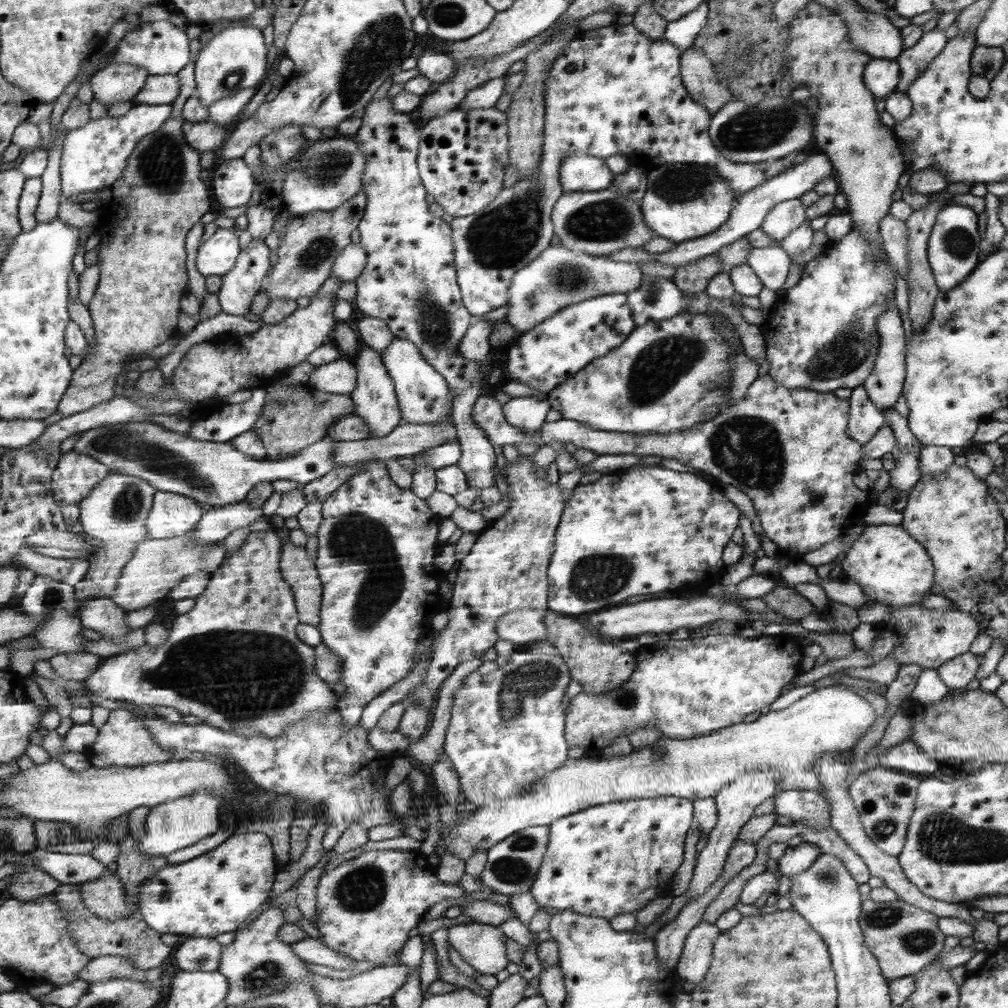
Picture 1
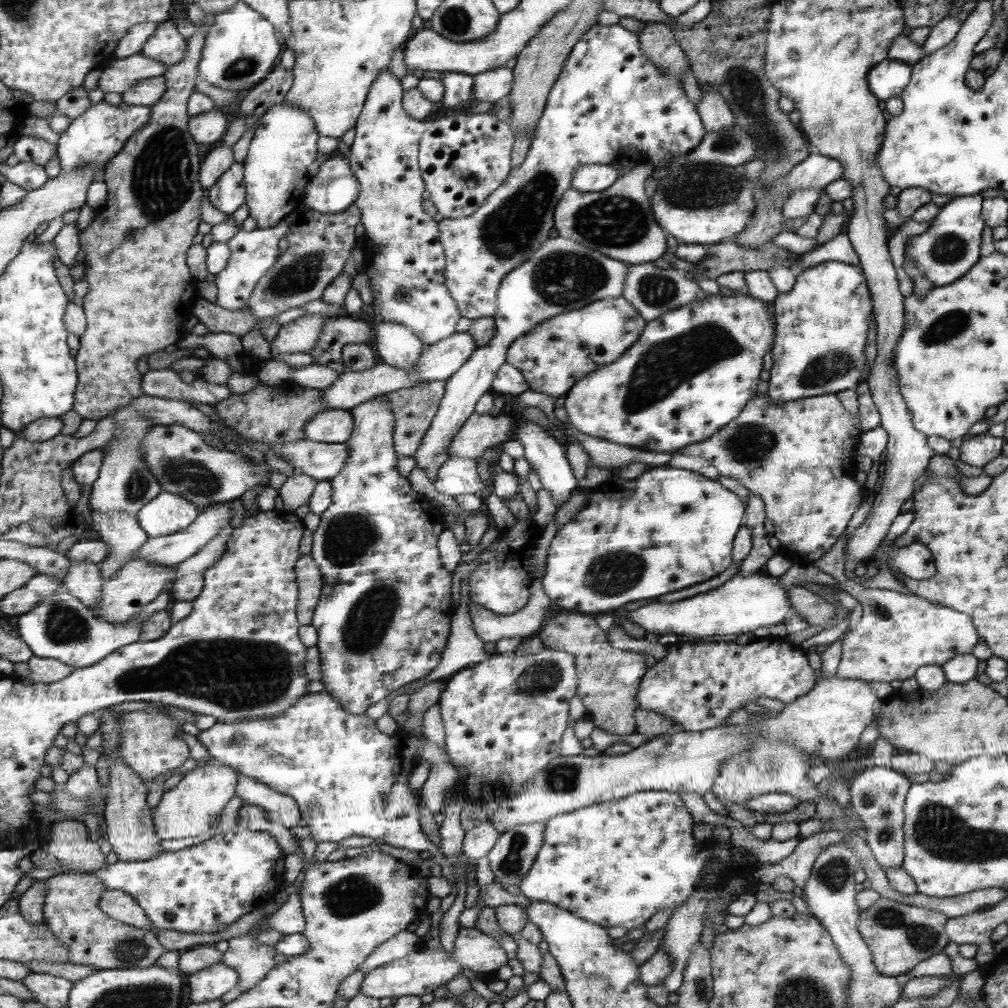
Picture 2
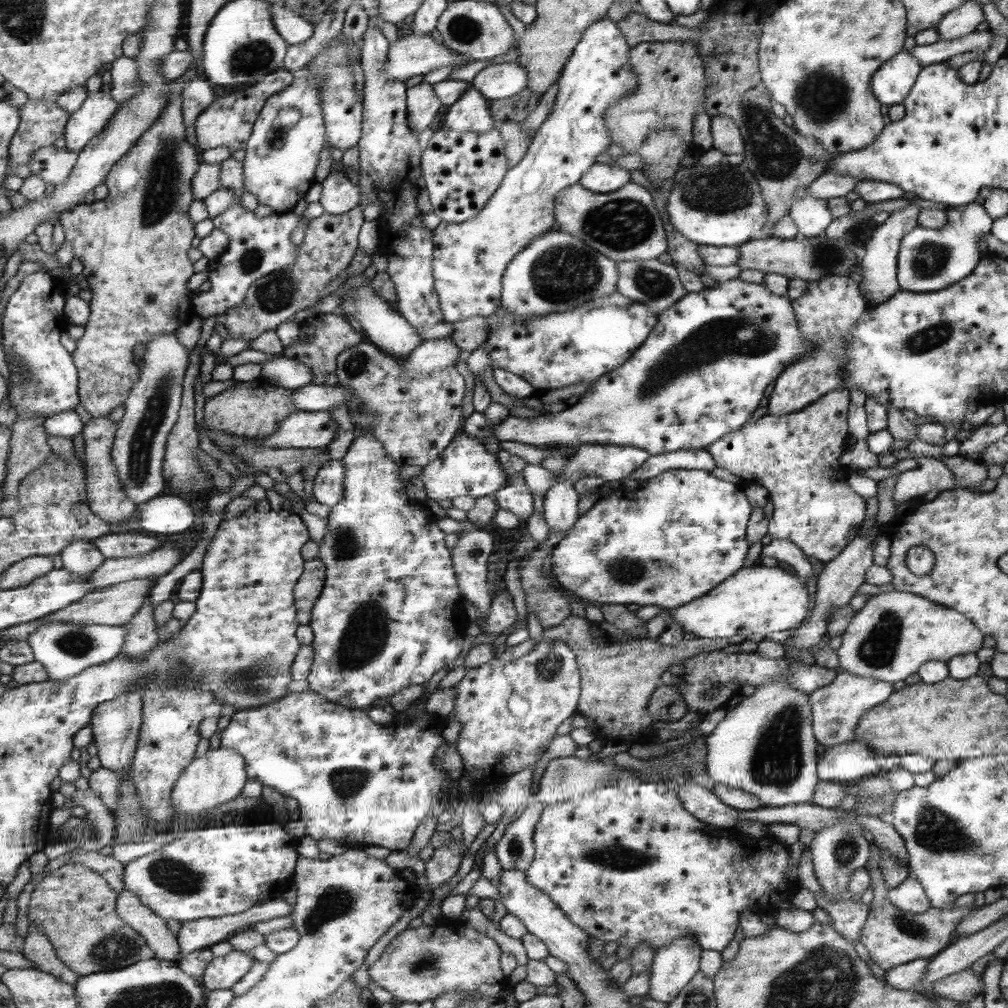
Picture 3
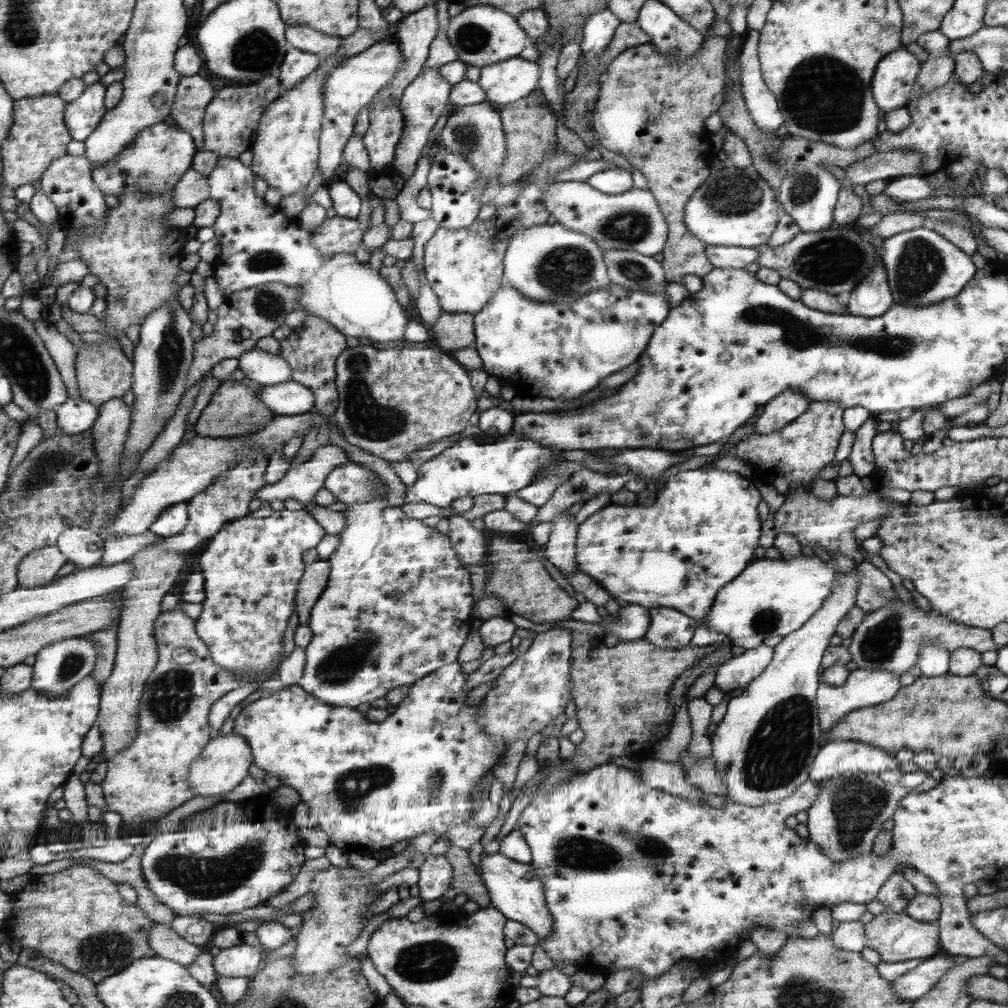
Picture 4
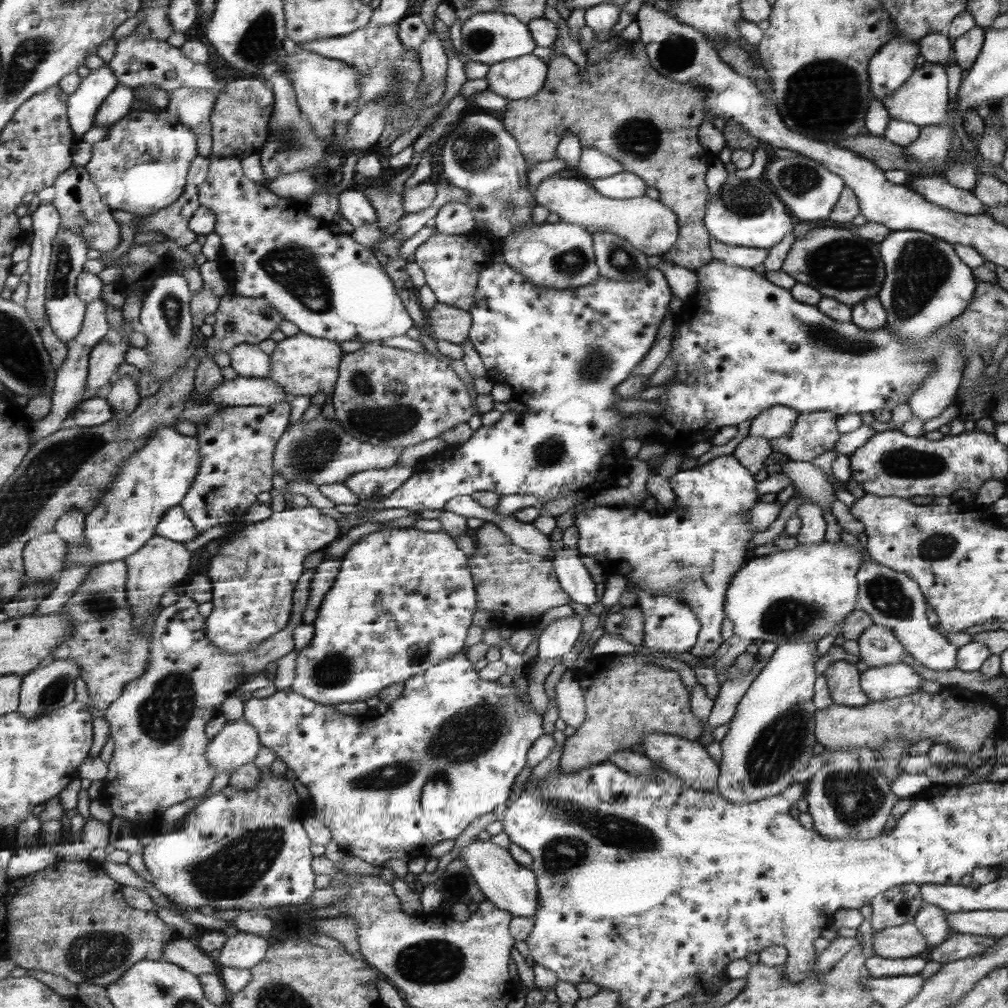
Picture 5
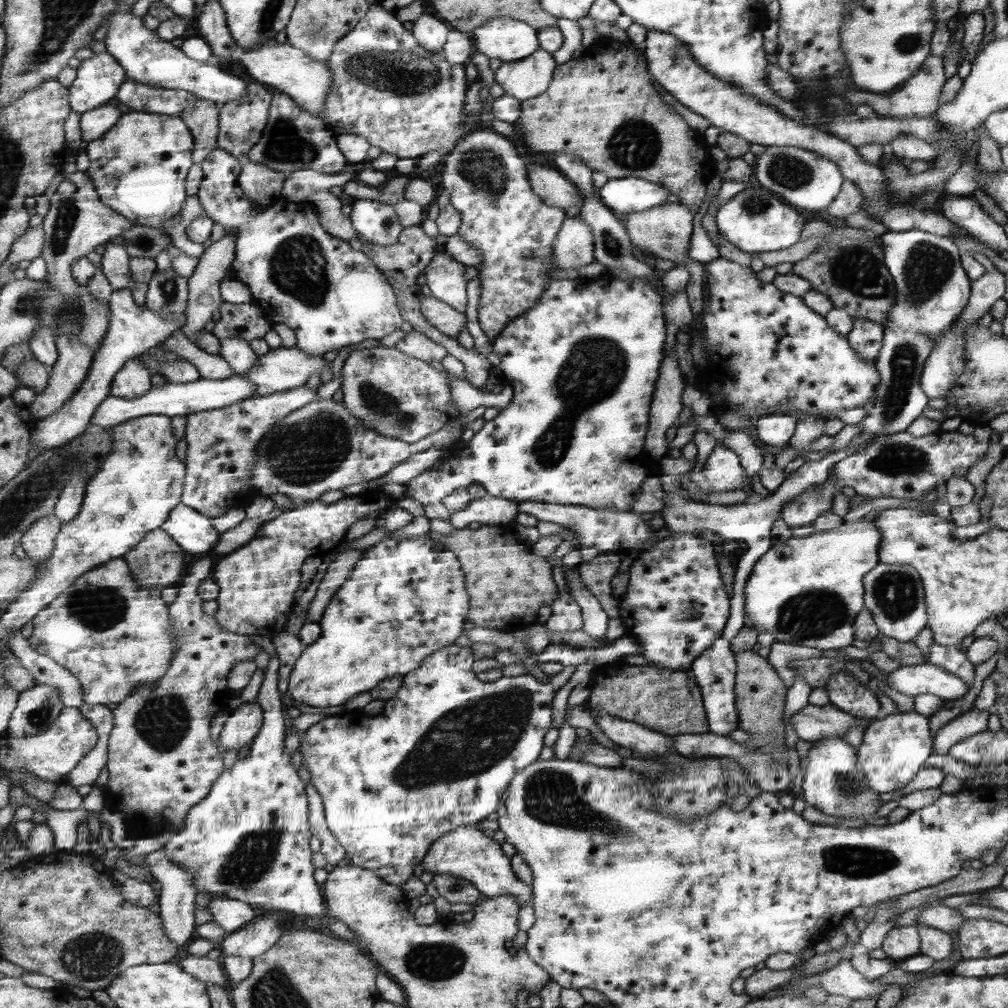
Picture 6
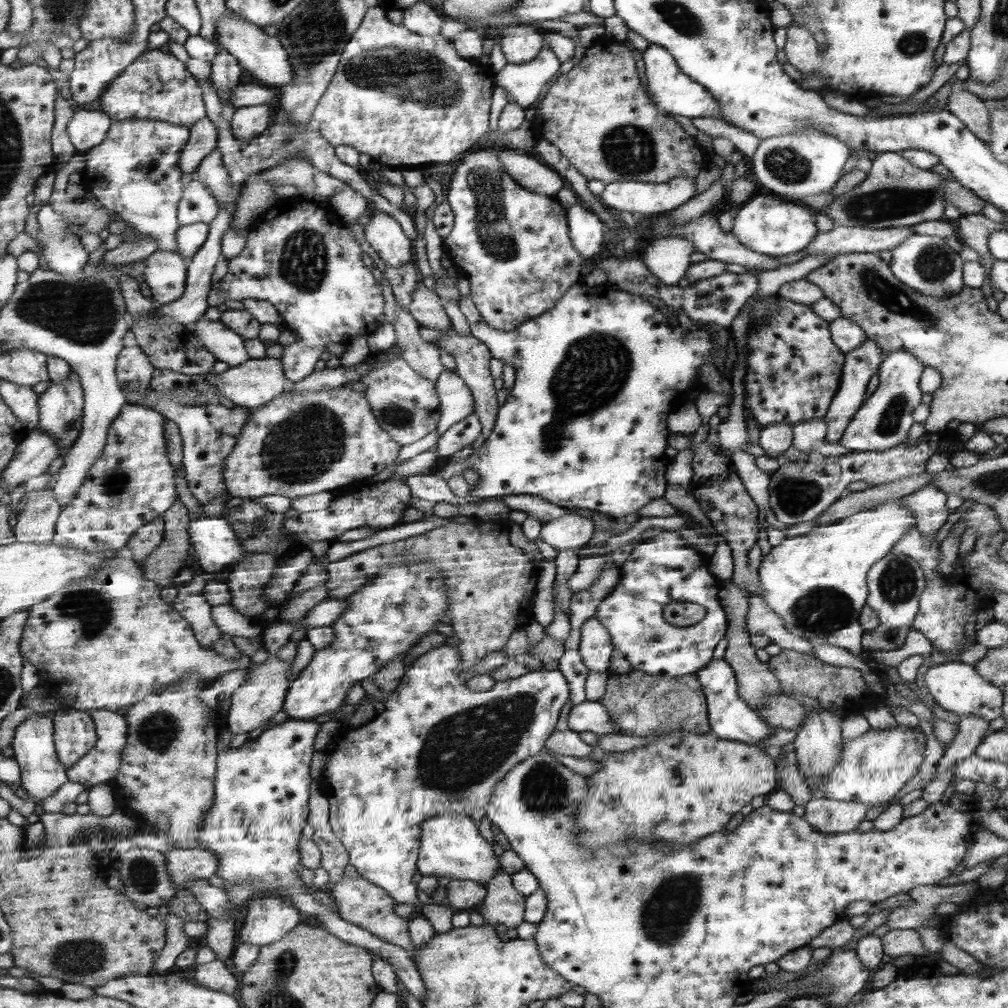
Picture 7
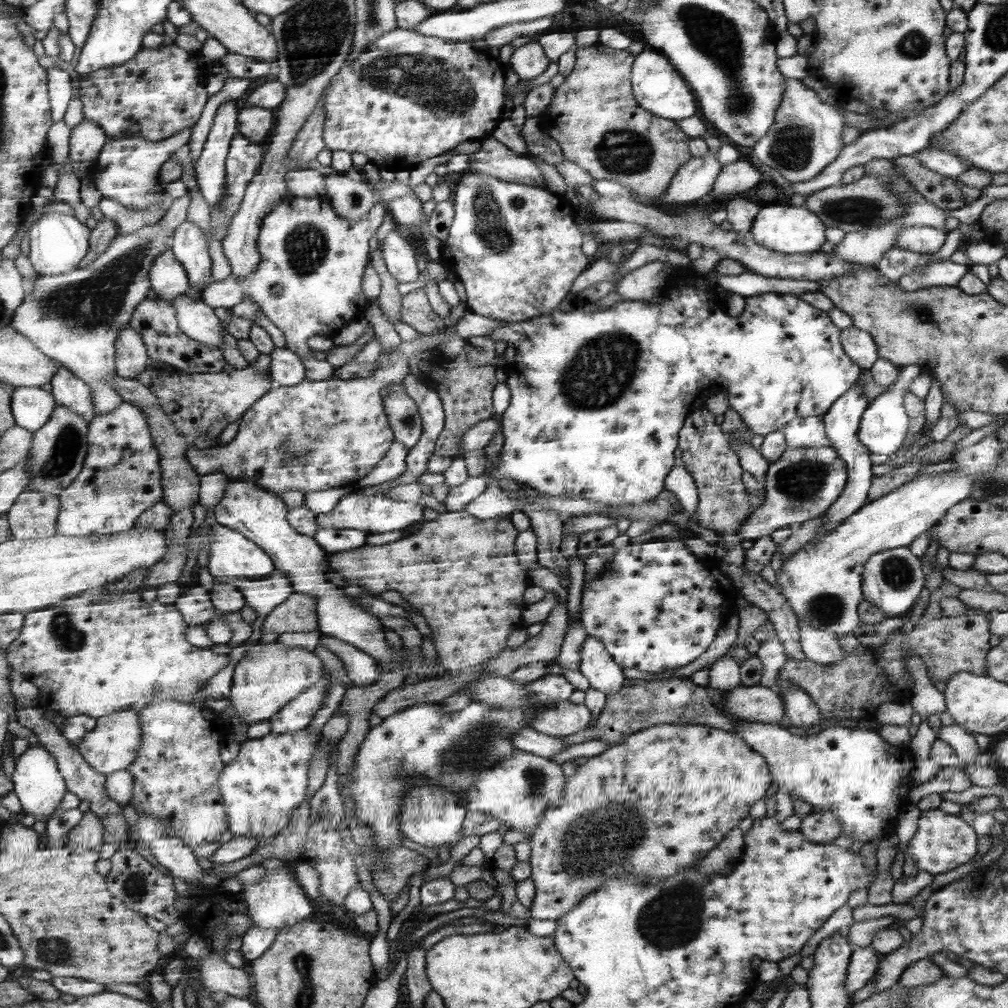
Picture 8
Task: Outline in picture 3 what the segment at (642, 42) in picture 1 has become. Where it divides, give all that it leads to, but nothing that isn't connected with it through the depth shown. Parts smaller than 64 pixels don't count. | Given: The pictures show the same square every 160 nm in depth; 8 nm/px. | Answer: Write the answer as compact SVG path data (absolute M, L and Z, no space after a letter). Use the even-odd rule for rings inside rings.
M610 19L594 22L574 46L556 81L556 93L547 118L534 132L522 161L506 171L501 185L482 211L470 220L451 224L440 221L433 228L434 289L438 293L443 320L448 323L463 321L473 316L491 317L501 306L502 276L506 266L517 253L532 241L550 231L554 221L554 199L569 186L578 184L582 176L595 164L595 158L611 146L613 138L606 127L606 108L627 96L636 87L636 74L630 63L630 46Z

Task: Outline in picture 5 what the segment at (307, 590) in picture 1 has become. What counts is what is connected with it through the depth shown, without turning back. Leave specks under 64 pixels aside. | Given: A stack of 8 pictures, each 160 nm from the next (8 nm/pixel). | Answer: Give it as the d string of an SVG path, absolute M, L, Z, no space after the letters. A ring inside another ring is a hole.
M341 557L325 558L315 568L309 583L309 596L307 606L302 612L302 623L312 624L318 616L319 605L322 604L323 597L334 584L335 577L341 566Z

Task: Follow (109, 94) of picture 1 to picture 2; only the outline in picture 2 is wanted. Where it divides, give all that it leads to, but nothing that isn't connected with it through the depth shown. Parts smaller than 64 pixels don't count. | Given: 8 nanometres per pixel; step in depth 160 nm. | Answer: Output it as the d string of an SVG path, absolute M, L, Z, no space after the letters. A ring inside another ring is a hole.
M141 53L124 59L116 59L110 65L102 67L98 88L105 94L117 92L122 95L140 80L165 75L167 69L169 68L164 62L147 58Z

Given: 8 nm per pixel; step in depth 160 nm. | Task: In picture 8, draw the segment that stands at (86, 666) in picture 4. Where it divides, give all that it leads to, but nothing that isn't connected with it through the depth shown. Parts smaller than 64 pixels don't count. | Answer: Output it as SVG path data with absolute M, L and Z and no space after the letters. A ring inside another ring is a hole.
M39 741L30 744L26 751L15 760L15 771L12 776L15 784L14 792L22 800L24 814L33 816L47 815L50 817L52 812L55 812L61 806L61 800L69 792L67 784L65 784L65 780L63 780L63 776L59 772L59 764L57 764L55 756Z

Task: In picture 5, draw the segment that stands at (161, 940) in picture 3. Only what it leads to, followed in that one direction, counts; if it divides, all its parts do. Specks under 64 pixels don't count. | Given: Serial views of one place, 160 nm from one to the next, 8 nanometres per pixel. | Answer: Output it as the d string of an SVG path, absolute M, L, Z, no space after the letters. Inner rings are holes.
M179 936L167 946L164 958L196 976L198 974L217 972L217 970L213 970L211 960L205 954L201 954L199 946L195 948L190 941Z

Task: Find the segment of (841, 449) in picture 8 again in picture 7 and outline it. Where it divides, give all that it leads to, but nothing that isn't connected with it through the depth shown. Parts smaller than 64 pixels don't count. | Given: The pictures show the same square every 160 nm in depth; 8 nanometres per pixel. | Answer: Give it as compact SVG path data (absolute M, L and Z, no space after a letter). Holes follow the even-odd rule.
M865 337L853 350L846 352L845 364L841 370L841 384L838 386L837 392L830 400L830 406L826 410L822 420L827 425L824 440L826 443L837 443L850 418L854 416L855 411L859 408L863 400L863 394L865 394L865 387L867 381L875 371L878 370L879 364L884 359L881 347L876 345L869 337Z

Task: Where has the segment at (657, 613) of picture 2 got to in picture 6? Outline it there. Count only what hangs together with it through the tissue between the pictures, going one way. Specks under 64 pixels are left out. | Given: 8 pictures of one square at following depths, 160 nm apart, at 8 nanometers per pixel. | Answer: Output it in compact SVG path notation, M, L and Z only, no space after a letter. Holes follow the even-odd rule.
M867 517L861 518L857 523L847 525L843 523L839 528L832 528L831 530L814 530L809 536L805 538L795 538L791 536L787 541L782 543L774 543L771 548L757 559L753 565L747 580L745 581L742 597L743 597L743 614L749 617L746 626L751 627L757 633L767 632L773 636L776 642L782 642L791 645L801 645L809 648L817 648L819 651L825 650L839 650L842 647L851 646L854 640L853 627L851 624L854 618L858 616L859 612L864 608L864 594L862 577L869 573L875 565L879 563L878 550L880 546L881 534L879 534L877 523L868 520Z

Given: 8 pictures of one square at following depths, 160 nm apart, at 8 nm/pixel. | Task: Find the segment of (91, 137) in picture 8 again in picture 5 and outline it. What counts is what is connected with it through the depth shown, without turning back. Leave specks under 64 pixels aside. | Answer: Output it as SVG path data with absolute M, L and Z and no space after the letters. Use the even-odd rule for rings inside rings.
M117 85L110 97L103 103L95 125L109 127L125 118L133 110L136 101L135 90L129 86Z

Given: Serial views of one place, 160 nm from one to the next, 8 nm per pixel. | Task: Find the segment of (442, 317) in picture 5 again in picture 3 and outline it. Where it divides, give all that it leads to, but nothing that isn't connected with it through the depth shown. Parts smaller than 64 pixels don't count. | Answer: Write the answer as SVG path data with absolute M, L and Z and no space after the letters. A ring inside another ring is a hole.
M473 316L452 323L453 330L449 338L466 354L483 346L488 337L487 317Z

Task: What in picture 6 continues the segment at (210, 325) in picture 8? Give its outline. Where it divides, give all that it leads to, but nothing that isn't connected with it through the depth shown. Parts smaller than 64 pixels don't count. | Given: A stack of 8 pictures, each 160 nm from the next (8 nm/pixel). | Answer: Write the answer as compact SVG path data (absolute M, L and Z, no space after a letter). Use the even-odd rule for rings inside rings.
M233 337L219 340L219 342L218 354L227 362L234 374L247 374L258 357L252 351L248 341L243 338Z

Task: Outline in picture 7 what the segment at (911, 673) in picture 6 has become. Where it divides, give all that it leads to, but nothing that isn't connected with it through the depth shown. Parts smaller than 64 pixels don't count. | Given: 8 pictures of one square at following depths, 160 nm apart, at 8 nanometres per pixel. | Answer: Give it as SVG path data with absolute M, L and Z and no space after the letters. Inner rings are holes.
M960 661L945 662L927 668L921 678L927 694L930 694L936 704L944 711L951 712L959 717L965 716L965 714L975 714L987 723L1002 716L1002 690L983 679L974 670L974 666L963 664Z

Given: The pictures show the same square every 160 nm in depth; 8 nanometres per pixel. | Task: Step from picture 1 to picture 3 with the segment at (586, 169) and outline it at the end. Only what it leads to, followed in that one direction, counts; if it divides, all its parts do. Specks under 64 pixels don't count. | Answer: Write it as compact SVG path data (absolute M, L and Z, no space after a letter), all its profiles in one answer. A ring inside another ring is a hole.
M595 163L582 176L578 184L591 193L608 194L622 189L627 182L630 182L630 174L621 167Z

